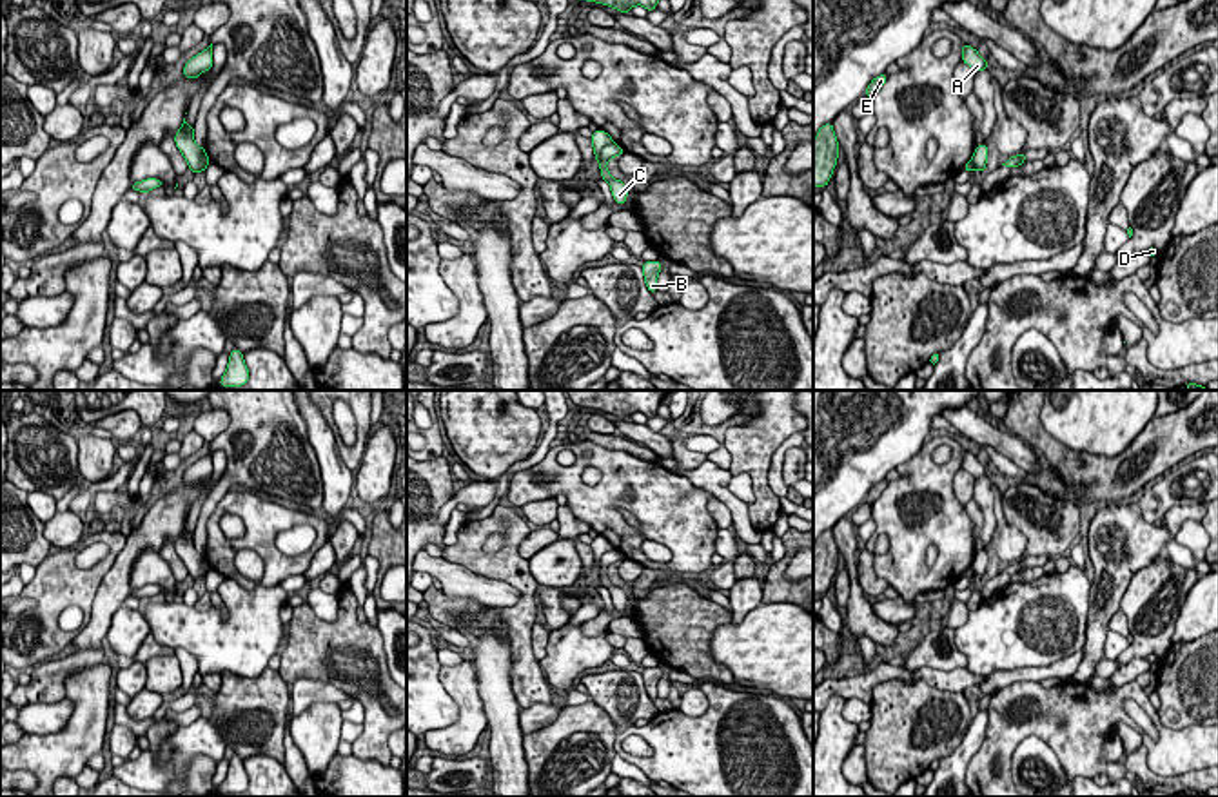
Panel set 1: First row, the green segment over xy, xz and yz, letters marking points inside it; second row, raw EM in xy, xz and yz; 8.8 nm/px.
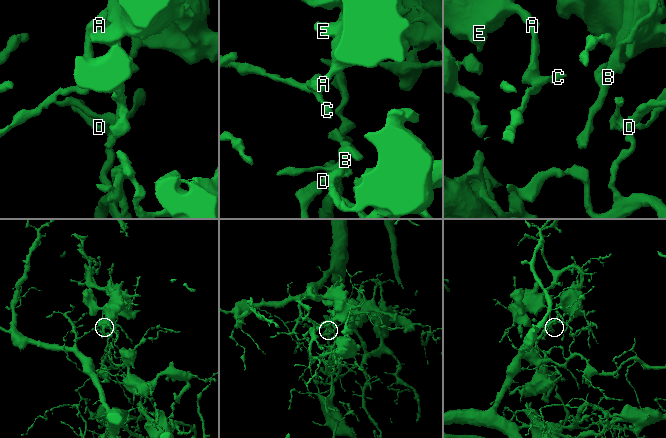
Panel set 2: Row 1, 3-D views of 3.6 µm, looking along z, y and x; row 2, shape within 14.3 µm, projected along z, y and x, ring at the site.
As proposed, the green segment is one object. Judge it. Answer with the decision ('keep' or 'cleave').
cleave

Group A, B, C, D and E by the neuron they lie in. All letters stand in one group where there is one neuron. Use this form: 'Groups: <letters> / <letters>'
Groups: A B D E / C

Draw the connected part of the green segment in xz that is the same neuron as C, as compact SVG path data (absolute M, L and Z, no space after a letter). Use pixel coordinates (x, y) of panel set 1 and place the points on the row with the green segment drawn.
M610 143L606 147L603 147L601 156L597 158L599 169L601 169L601 178L608 182L610 189L612 189L612 196L614 202L619 205L624 205L628 191L624 182L621 180L614 180L610 171L606 169L606 162L614 156L621 156L624 154L624 149L619 147L617 143Z

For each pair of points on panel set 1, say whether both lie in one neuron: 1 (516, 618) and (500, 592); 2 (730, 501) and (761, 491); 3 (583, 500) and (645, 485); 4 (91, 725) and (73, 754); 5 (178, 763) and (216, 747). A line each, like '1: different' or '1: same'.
1: different
2: different
3: same
4: same
5: same

